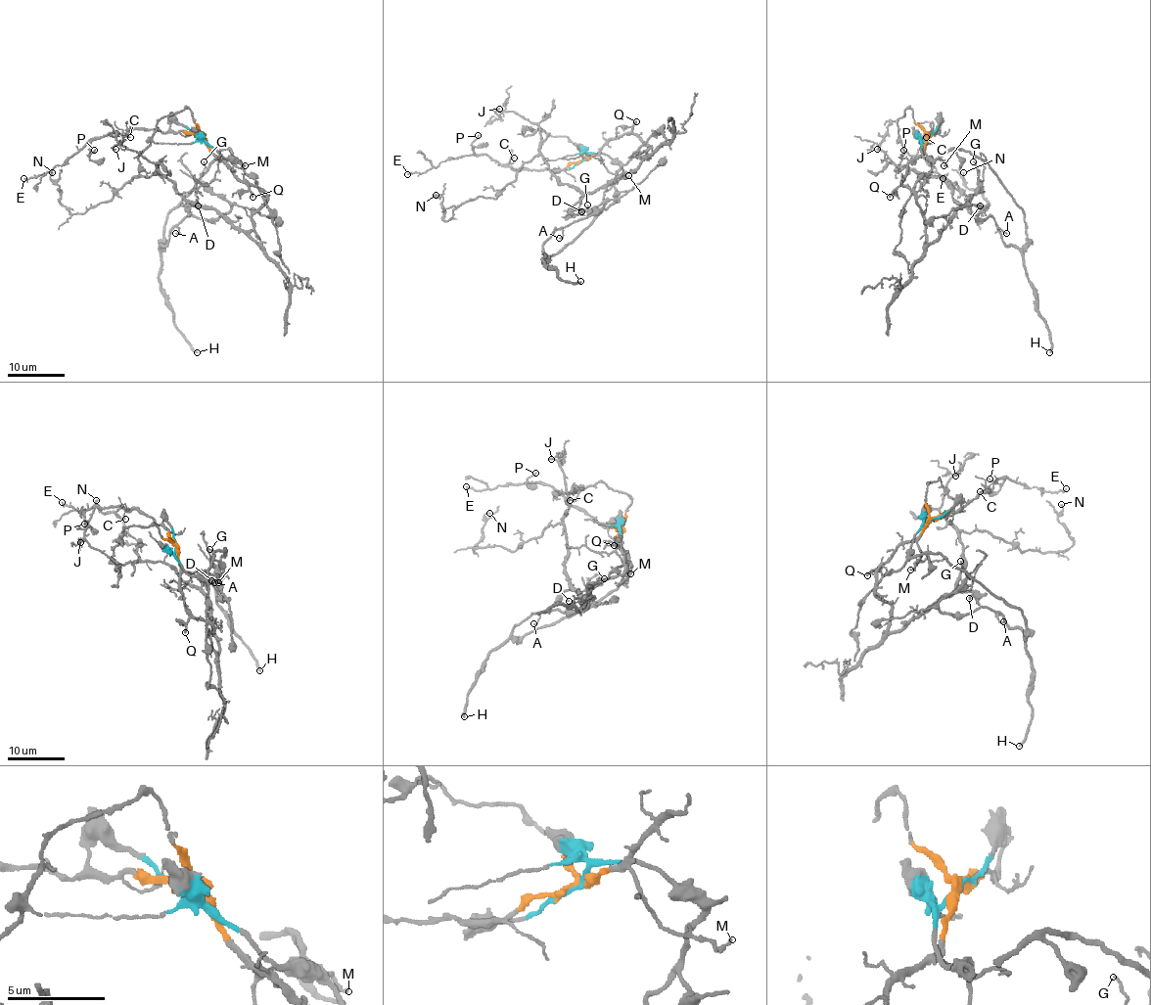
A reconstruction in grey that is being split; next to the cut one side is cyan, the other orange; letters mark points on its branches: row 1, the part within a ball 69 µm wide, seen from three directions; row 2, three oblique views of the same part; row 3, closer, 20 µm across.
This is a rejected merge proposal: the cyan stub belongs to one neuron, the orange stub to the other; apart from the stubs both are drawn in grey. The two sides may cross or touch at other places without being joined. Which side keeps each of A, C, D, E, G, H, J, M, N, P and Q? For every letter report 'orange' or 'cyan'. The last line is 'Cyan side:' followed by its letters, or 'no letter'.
A: cyan
C: orange
D: orange
E: orange
G: orange
H: cyan
J: orange
M: orange
N: orange
P: orange
Q: orange
Cyan side: A, H

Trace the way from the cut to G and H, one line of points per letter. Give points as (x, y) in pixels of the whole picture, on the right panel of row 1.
G: (928, 135), (902, 180), (925, 216), (928, 242), (981, 191), (973, 160)
H: (928, 135), (922, 155), (935, 159), (960, 150), (979, 157), (1025, 214), (1023, 267), (1048, 332), (1050, 352)

